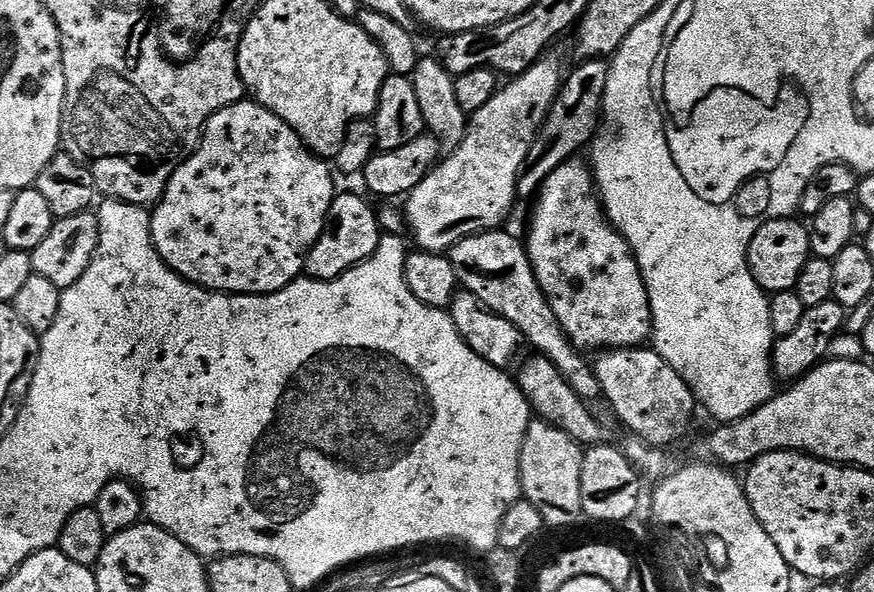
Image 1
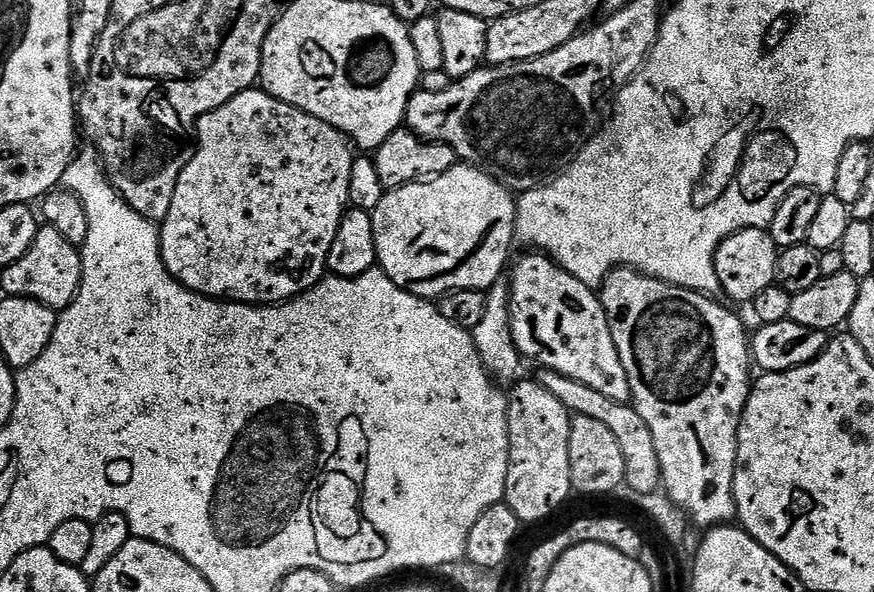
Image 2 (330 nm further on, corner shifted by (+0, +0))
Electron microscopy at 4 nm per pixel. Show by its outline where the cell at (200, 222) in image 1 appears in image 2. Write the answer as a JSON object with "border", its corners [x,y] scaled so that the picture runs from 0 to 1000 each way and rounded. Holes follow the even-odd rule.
{"border":[[[289,145],[277,159],[263,166],[263,172],[249,179],[249,186],[240,186],[235,193],[224,209],[223,242],[217,274],[204,301],[204,314],[199,314],[199,334],[195,341],[195,355],[182,380],[183,432],[188,438],[193,463],[213,481],[219,493],[230,493],[232,500],[262,510],[299,517],[334,507],[371,471],[382,395],[387,395],[389,372],[399,350],[400,287],[405,269],[405,245],[400,231],[388,223],[382,213],[368,206],[368,199],[359,199],[359,193],[350,193],[350,186],[341,186],[314,166],[308,155]]]}

